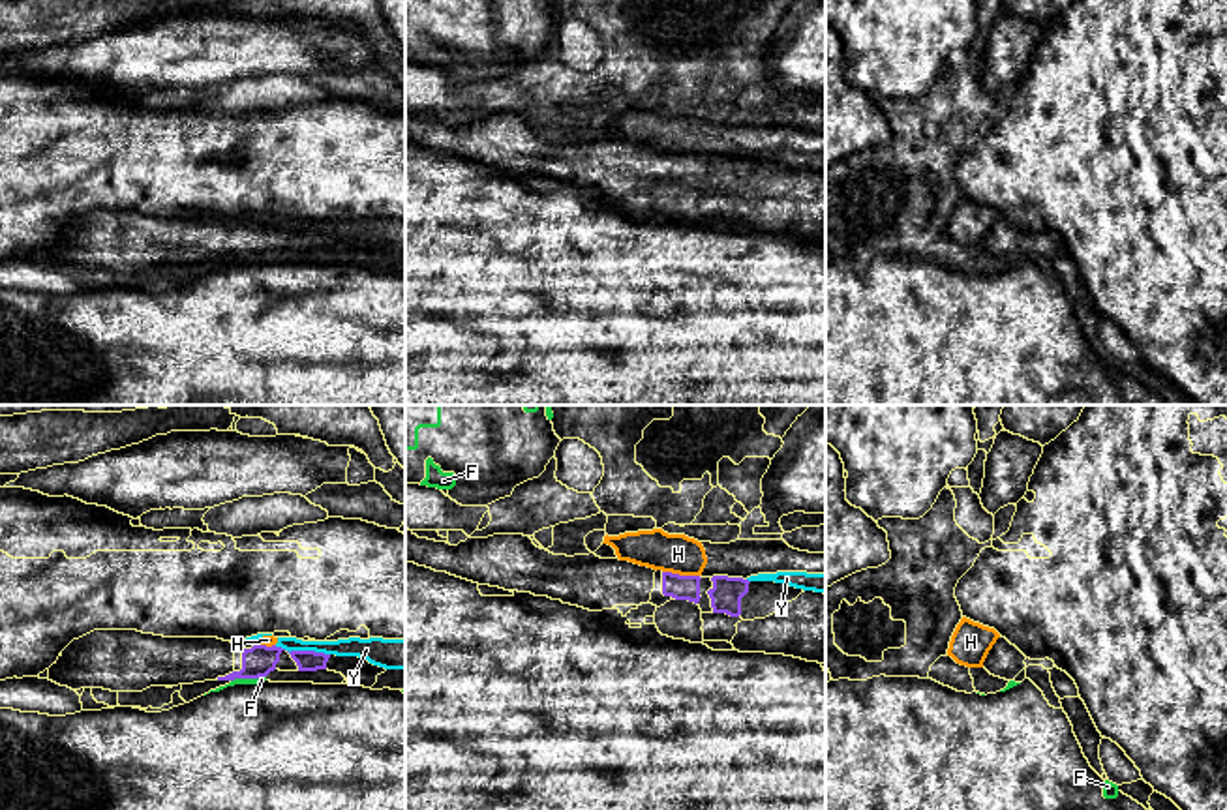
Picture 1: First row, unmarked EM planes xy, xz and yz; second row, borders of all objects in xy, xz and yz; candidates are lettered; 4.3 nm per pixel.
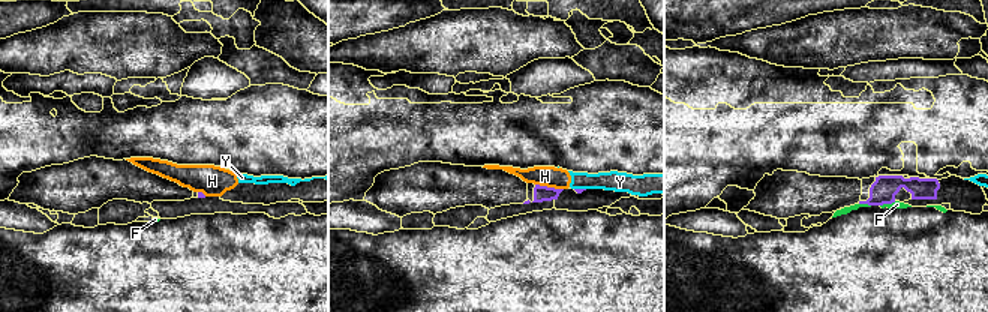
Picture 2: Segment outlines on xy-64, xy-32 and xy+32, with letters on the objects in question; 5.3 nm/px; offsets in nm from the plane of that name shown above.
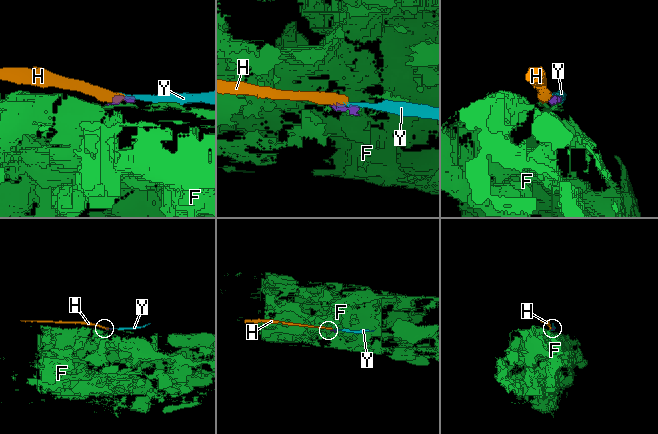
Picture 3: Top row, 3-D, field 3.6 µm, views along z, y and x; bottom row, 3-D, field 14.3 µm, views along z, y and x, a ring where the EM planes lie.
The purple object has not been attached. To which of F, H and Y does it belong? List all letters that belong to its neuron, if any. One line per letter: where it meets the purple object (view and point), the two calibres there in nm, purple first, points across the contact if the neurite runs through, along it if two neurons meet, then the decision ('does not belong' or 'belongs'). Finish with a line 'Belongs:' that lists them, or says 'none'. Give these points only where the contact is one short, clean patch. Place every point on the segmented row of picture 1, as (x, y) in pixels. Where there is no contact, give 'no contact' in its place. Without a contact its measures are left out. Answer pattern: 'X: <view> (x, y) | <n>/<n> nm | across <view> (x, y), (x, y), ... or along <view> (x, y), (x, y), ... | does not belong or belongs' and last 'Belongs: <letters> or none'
F: xy (248, 677) | 140/30 nm | does not belong
H: xz (681, 576) | 110/170 nm | along xz (663, 570), (698, 576) | does not belong
Y: xy (302, 651) | 100/80 nm | along xy (274, 645), (289, 651), (323, 651), (329, 655) | does not belong
Belongs: none

